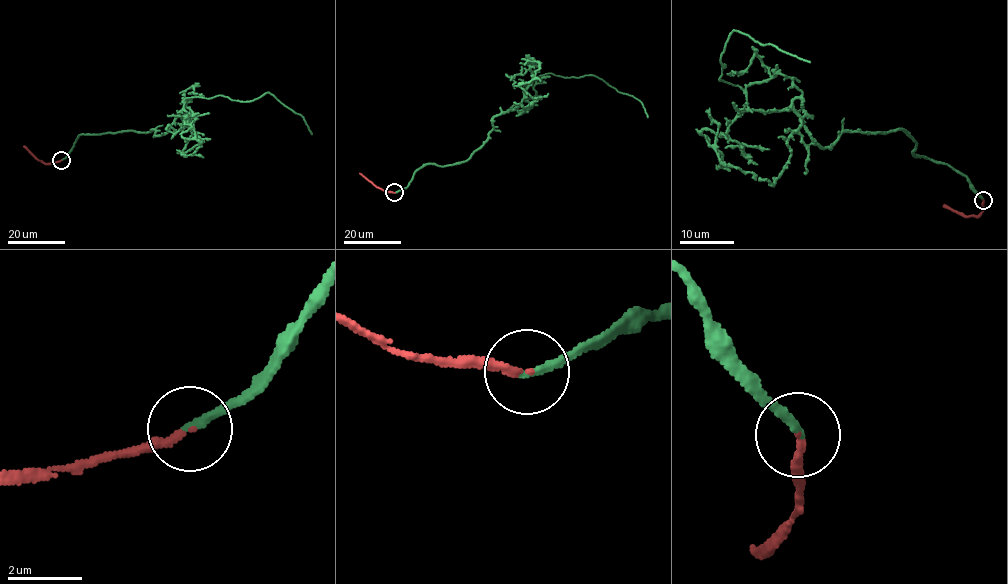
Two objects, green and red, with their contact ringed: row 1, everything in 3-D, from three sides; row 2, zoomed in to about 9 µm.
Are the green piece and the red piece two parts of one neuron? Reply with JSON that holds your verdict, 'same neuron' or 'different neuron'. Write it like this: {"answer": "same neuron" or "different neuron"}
{"answer": "same neuron"}

